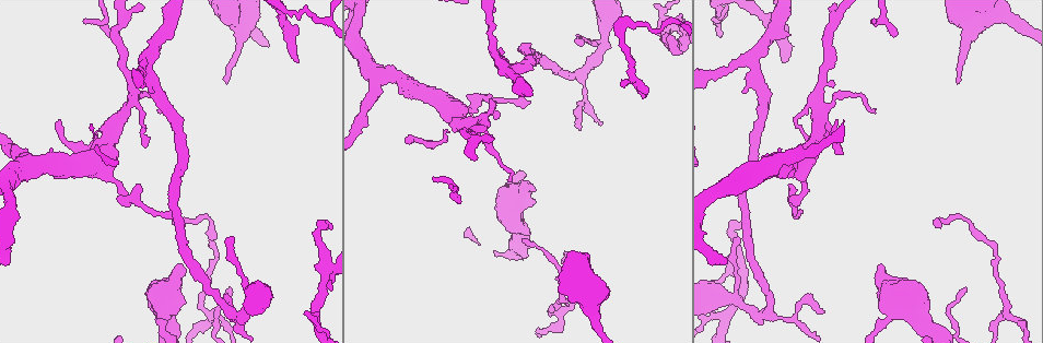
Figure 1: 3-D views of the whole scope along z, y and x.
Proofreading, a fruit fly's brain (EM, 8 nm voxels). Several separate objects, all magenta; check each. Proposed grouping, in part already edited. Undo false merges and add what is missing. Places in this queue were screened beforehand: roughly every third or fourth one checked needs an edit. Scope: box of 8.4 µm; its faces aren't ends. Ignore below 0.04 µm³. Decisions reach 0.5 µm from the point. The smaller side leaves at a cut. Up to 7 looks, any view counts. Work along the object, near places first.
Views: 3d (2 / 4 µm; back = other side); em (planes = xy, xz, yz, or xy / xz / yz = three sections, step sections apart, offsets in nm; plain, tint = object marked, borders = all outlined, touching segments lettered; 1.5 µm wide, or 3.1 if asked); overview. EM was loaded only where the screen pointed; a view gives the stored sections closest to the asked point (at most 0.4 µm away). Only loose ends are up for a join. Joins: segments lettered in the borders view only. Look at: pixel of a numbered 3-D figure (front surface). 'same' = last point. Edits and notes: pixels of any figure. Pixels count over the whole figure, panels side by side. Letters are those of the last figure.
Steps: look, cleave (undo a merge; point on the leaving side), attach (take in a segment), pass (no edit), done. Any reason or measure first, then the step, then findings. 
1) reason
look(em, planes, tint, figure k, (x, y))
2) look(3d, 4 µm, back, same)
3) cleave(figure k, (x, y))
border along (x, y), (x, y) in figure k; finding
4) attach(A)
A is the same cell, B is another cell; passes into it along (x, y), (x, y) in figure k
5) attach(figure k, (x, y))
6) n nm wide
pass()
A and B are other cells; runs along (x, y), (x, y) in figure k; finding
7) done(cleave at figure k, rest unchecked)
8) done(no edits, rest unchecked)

an open end
look(em, yz, step 8, tint, figure 1, (584, 44))

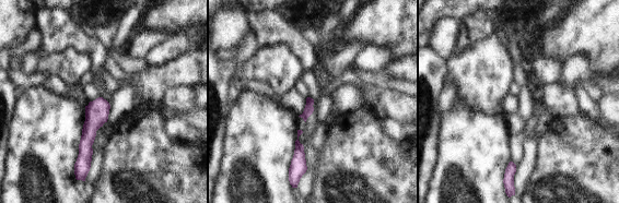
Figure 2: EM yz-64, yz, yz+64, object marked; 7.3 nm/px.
look(em, yz, step 8, borders, same)

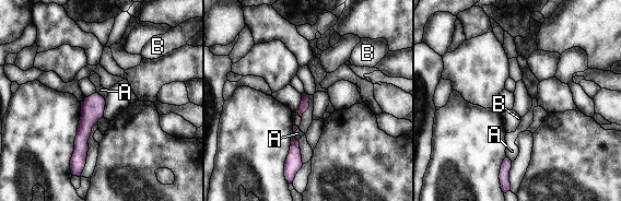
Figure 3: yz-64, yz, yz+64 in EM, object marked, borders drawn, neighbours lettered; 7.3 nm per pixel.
70 nm wide
pass()
A and B are other cells; border along (96, 92), (105, 101) in figure 3; no lettered segment goes on from it

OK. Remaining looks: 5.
free end
look(em, planes, borders, figure 1, (821, 309))

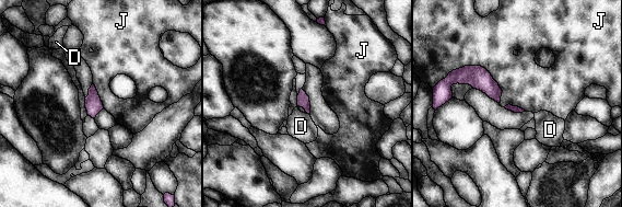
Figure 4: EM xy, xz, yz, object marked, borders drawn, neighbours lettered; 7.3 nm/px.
J touches over 440 nm
pass()
D and J are other cells; border along (448, 72), (482, 66), (500, 103) in figure 4; no lettered segment goes on from it

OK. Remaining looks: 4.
sudden change in width
look(em, planes, borders, figure 1, (877, 328))

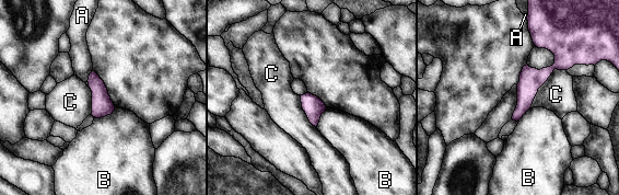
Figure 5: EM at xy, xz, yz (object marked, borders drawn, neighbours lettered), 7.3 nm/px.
150 nm wide
pass()
A, B and C are other cells; border along (115, 106), (109, 114), (94, 117) in figure 5; one cell here

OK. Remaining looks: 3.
done(no edits, rest unchecked)

